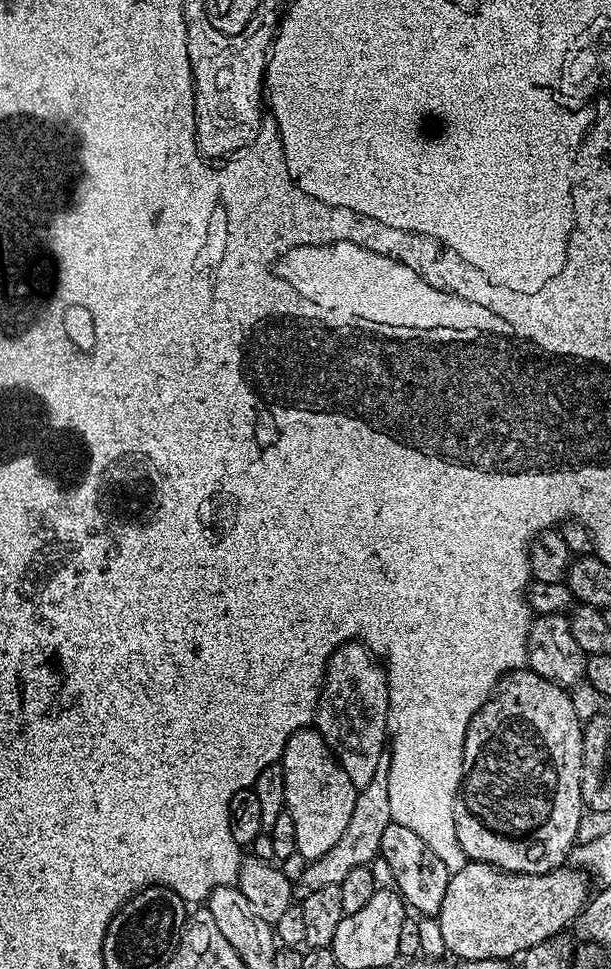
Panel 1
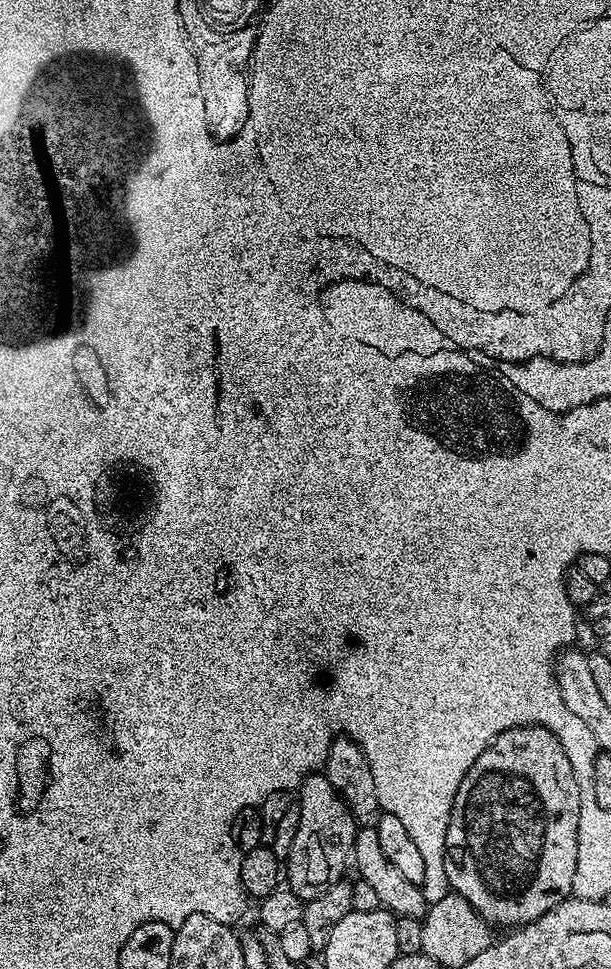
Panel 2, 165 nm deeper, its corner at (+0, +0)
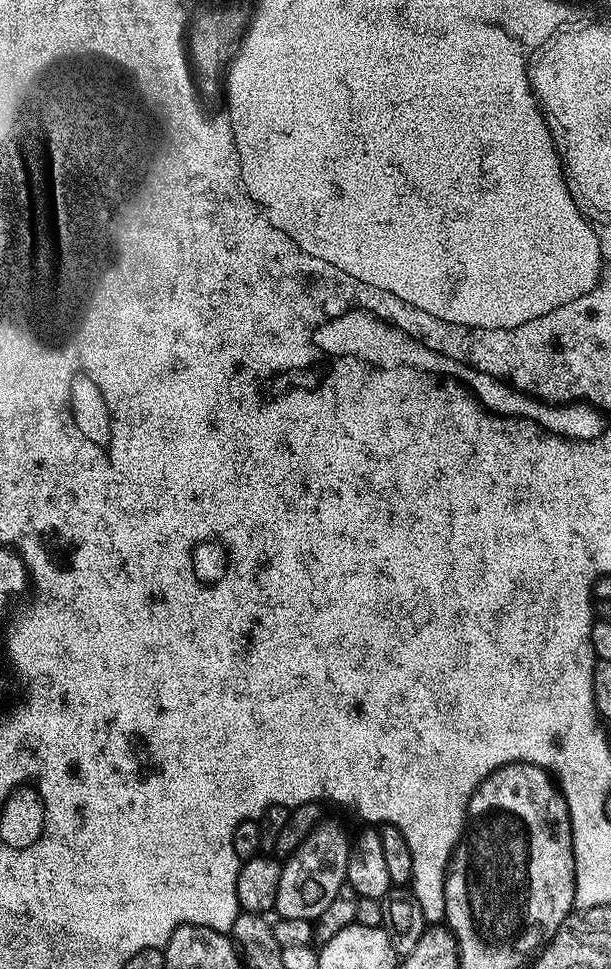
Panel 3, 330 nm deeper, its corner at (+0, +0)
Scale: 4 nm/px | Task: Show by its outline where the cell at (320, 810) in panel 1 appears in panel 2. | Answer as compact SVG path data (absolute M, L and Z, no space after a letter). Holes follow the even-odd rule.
M323 774L306 777L300 783L298 795L298 834L294 834L294 846L290 846L286 861L286 884L300 897L311 898L345 879L344 871L353 859L358 820Z

